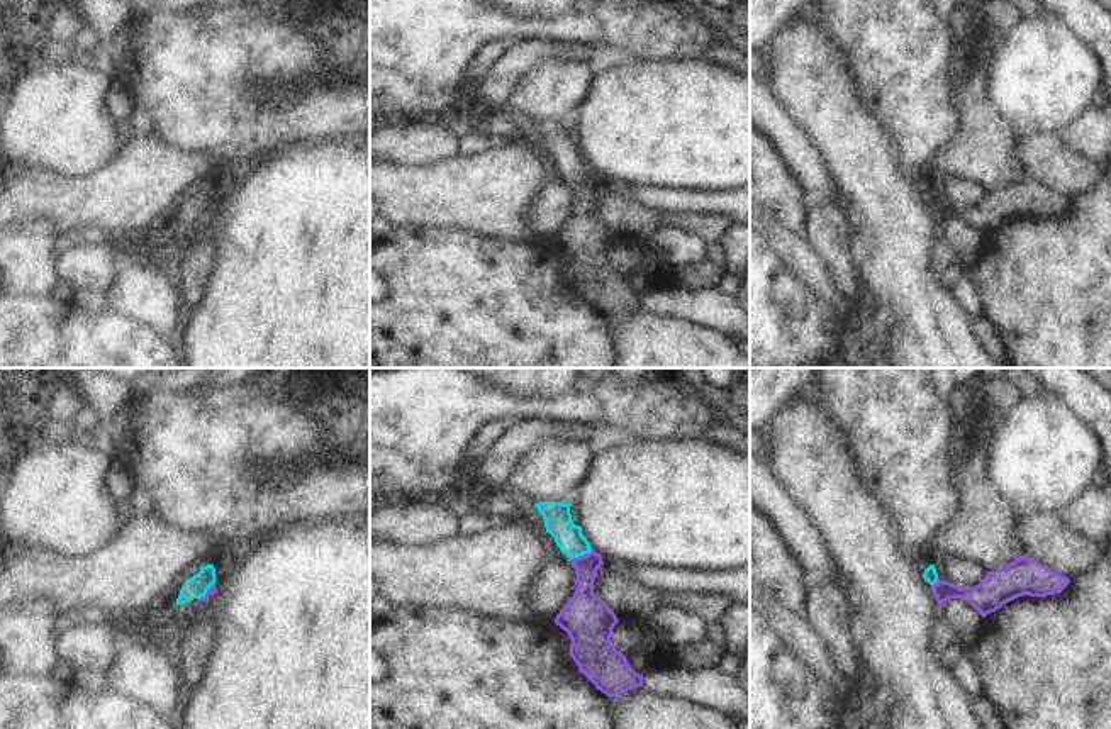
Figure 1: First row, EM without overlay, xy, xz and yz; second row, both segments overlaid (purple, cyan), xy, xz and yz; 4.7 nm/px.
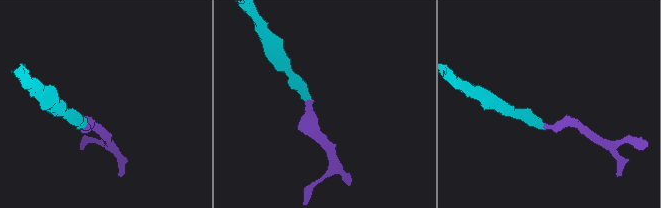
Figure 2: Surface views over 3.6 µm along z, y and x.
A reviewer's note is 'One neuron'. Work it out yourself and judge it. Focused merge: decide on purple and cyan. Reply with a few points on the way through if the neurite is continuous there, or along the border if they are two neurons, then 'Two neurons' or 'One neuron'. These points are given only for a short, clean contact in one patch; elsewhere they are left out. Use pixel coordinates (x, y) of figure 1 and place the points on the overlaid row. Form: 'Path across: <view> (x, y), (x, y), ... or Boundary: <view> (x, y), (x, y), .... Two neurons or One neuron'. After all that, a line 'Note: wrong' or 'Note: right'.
Path across: xz (586, 607), (584, 555), (569, 538). One neuron.
Note: right

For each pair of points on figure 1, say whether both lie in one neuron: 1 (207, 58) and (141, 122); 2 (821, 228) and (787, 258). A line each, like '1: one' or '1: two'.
1: two
2: two

